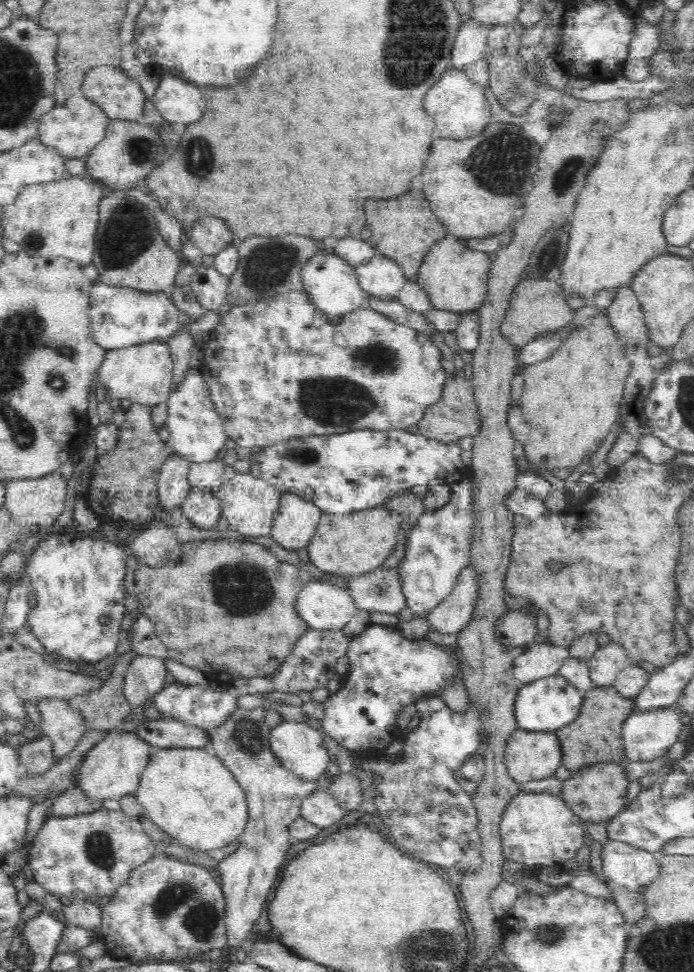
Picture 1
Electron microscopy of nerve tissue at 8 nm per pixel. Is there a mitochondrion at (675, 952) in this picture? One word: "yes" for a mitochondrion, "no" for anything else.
yes

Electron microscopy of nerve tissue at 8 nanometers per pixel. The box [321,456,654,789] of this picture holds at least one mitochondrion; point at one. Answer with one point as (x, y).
(379, 587)

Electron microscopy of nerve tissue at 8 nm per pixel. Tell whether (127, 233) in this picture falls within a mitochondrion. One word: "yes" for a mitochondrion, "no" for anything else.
yes

